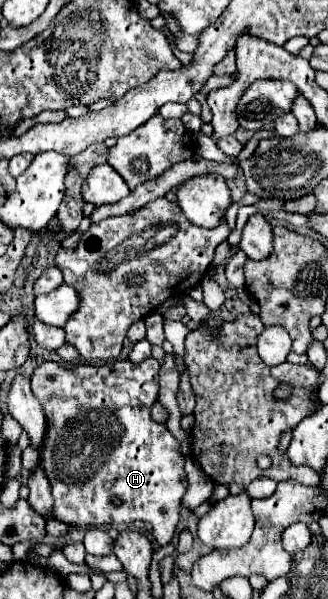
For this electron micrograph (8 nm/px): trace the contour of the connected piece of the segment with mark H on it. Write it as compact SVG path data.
M147 359L145 363L139 363L137 367L131 367L129 361L113 361L105 365L61 365L61 363L41 363L33 377L31 377L31 389L33 395L41 401L43 411L49 421L49 437L45 443L43 451L43 467L47 471L51 489L53 489L53 517L63 521L63 523L73 523L73 525L103 525L103 523L133 523L133 521L149 521L153 525L153 537L159 547L165 547L175 533L175 525L179 523L179 511L181 511L181 499L187 491L187 475L183 469L183 453L179 443L173 439L173 435L167 431L165 425L155 423L149 415L151 405L157 399L157 371L159 371L159 361L157 359Z

